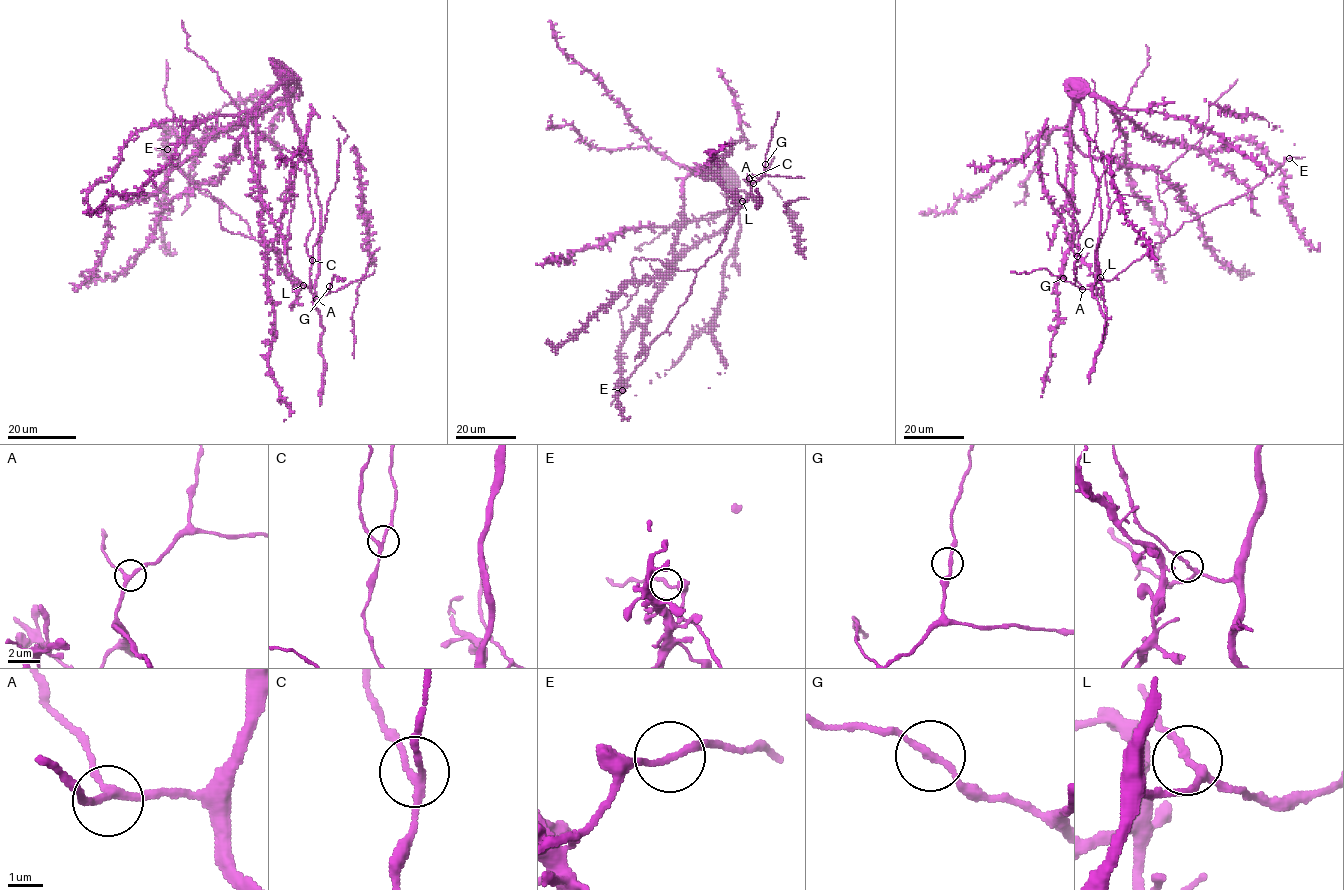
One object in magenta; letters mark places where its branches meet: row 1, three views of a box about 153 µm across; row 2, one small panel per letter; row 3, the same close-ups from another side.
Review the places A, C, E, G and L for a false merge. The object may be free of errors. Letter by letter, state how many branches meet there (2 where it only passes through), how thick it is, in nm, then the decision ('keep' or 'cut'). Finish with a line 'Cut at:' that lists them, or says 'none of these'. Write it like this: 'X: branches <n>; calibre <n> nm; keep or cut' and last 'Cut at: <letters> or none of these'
A: branches 3; calibre 200 nm; keep
C: branches 3; calibre 190 nm; keep
E: branches 2; calibre 180 nm; keep
G: branches 2; calibre 180 nm; keep
L: branches 3; calibre 180 nm; keep
Cut at: none of these

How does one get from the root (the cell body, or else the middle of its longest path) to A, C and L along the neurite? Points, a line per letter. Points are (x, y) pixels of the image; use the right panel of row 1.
A: (1097, 177), (1101, 220), (1095, 283), (1090, 289), (1082, 289)
C: (1097, 177), (1100, 235), (1095, 283), (1090, 289), (1083, 289), (1077, 281), (1073, 271), (1077, 256)
L: (1097, 177), (1101, 220), (1096, 279), (1099, 277)

